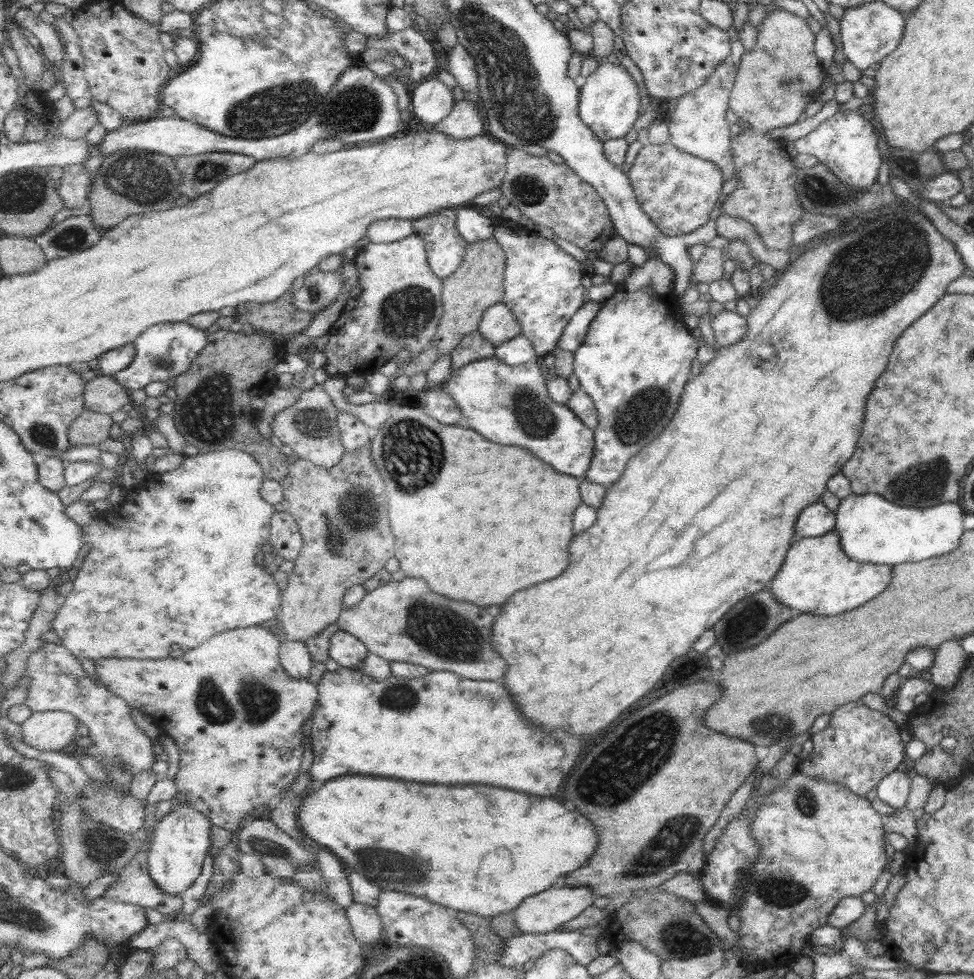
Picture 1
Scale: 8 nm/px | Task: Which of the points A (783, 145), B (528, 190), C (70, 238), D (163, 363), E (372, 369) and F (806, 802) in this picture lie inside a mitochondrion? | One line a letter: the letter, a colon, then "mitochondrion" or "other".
A: other
B: mitochondrion
C: mitochondrion
D: other
E: other
F: mitochondrion

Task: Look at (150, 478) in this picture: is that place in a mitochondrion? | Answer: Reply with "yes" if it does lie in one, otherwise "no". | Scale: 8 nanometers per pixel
no

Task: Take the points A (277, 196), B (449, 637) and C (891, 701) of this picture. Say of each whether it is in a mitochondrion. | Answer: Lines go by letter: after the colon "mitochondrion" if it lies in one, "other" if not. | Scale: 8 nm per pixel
A: other
B: mitochondrion
C: other

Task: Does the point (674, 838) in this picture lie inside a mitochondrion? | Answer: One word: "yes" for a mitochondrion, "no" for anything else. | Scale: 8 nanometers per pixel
yes

